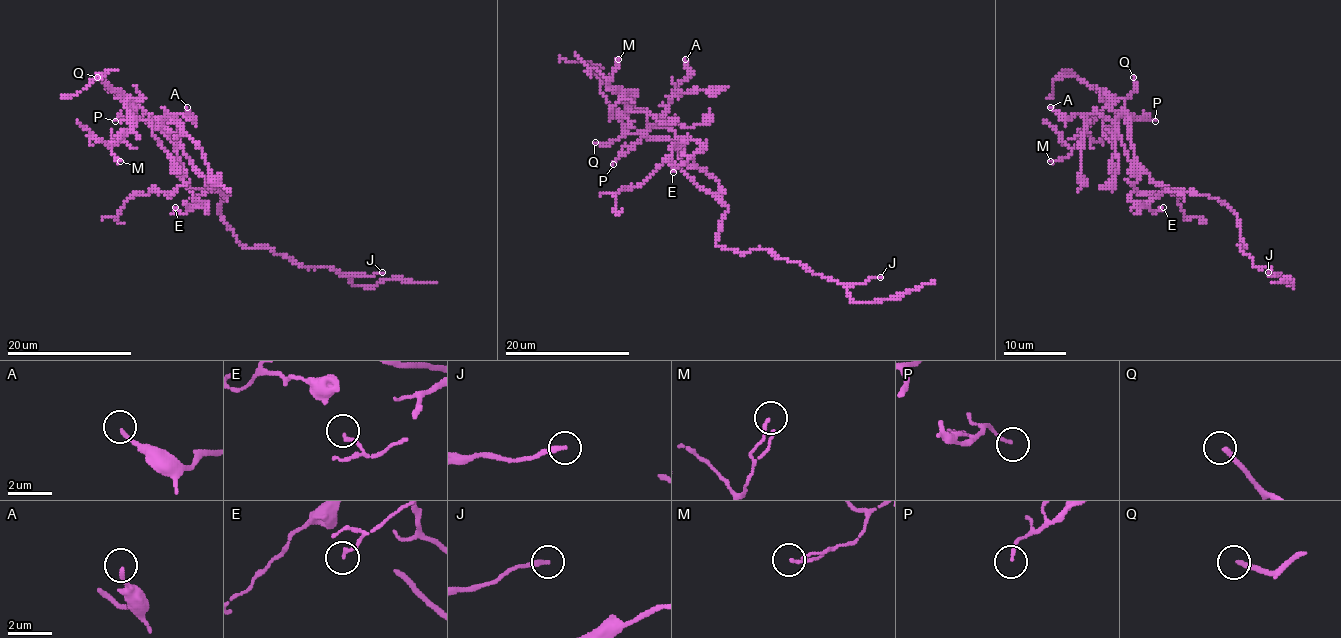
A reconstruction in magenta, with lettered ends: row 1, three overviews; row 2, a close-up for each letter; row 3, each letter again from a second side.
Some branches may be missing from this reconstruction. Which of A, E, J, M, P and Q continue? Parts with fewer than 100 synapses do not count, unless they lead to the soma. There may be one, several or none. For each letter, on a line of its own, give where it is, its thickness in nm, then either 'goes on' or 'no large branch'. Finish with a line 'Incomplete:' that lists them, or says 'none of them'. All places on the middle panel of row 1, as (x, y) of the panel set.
A: at (685, 59); 160 nm thick; no large branch
E: at (673, 172); 150 nm thick; no large branch
J: at (880, 277); 240 nm thick; no large branch
M: at (618, 59); 110 nm thick; no large branch
P: at (613, 164); 120 nm thick; no large branch
Q: at (595, 142); 200 nm thick; goes on
Incomplete: Q

